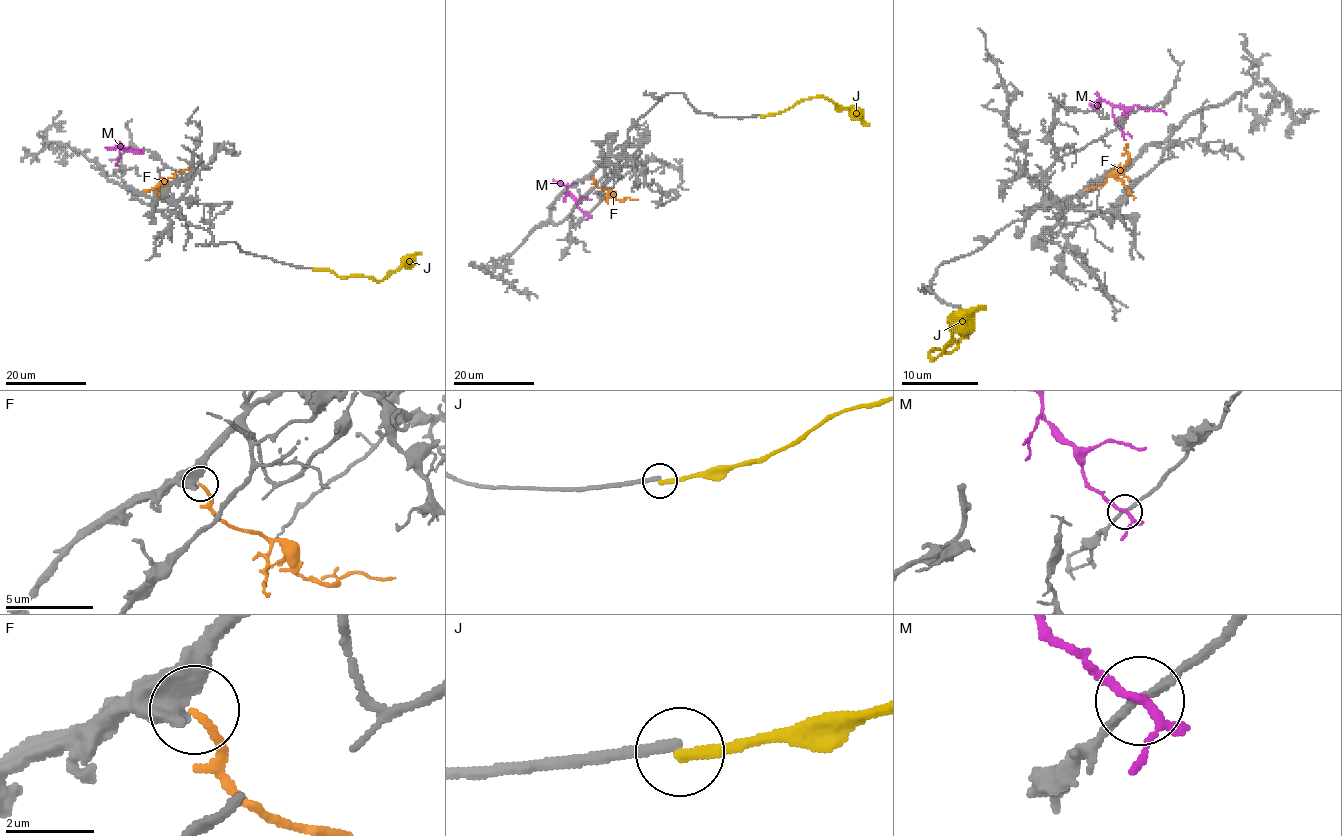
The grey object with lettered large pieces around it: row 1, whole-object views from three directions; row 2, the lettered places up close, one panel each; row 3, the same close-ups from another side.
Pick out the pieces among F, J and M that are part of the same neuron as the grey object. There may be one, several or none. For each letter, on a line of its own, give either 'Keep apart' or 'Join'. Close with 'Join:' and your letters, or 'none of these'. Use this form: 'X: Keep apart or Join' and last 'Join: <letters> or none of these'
F: Keep apart
J: Join
M: Keep apart
Join: J

